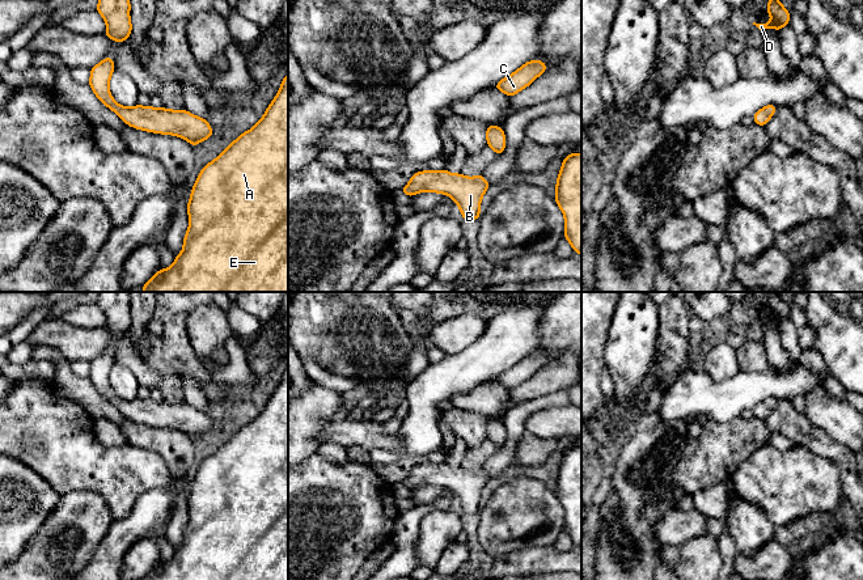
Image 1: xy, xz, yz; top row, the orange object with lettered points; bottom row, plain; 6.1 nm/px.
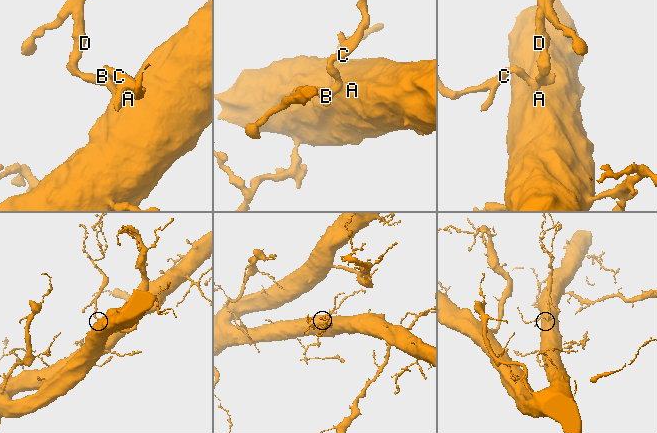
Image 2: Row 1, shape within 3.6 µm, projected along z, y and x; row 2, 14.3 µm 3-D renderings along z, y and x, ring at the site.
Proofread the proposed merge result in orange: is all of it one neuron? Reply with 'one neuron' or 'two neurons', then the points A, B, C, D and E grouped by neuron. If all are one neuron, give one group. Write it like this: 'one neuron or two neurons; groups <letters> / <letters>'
one neuron; groups A B C D E

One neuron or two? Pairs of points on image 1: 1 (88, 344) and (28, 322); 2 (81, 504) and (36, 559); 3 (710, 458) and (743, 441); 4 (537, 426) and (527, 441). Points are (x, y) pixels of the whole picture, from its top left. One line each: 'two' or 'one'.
1: two
2: one
3: one
4: two

